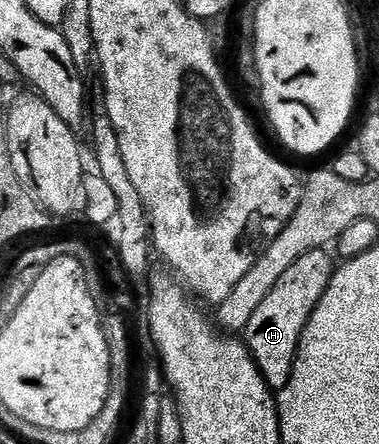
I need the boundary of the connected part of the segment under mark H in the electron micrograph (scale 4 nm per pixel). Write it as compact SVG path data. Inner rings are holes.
M320 249L300 256L300 260L296 260L296 264L292 264L292 268L284 272L276 288L272 288L264 304L256 308L252 320L248 320L246 325L244 331L246 346L250 349L250 355L254 357L254 362L260 368L264 380L275 392L283 390L288 384L300 336L334 275L335 259L333 257L330 259L326 253L325 249Z

